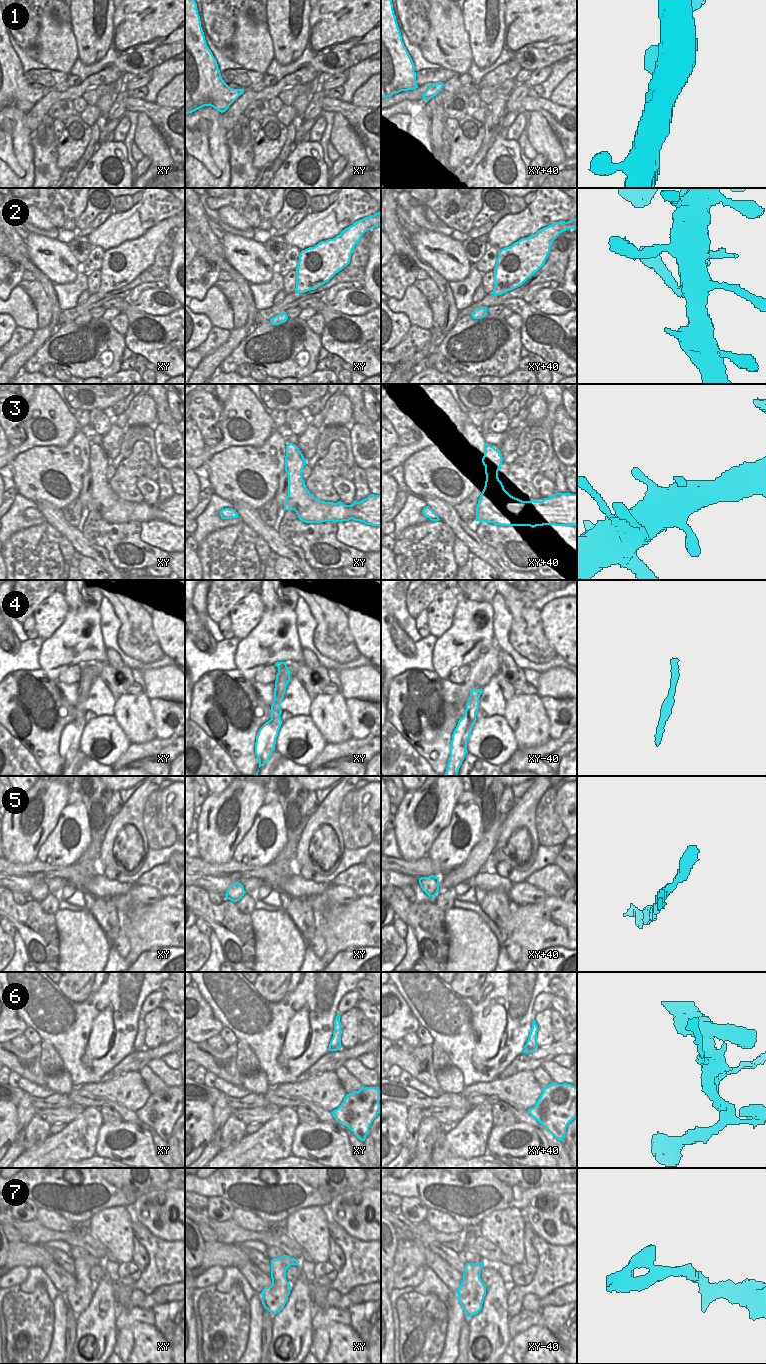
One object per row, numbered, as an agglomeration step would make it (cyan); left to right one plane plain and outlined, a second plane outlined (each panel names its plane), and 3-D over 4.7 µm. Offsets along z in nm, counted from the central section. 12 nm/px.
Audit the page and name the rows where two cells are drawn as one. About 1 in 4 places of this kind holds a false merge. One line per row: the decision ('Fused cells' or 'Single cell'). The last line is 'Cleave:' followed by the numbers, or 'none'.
1: Single cell
2: Single cell
3: Single cell
4: Single cell
5: Single cell
6: Single cell
7: Single cell
Cleave: none.

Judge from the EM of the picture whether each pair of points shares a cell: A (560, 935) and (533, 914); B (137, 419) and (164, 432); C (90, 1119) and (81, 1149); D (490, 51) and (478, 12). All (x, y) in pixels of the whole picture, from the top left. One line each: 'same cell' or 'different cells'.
A: same cell
B: different cells
C: same cell
D: same cell

